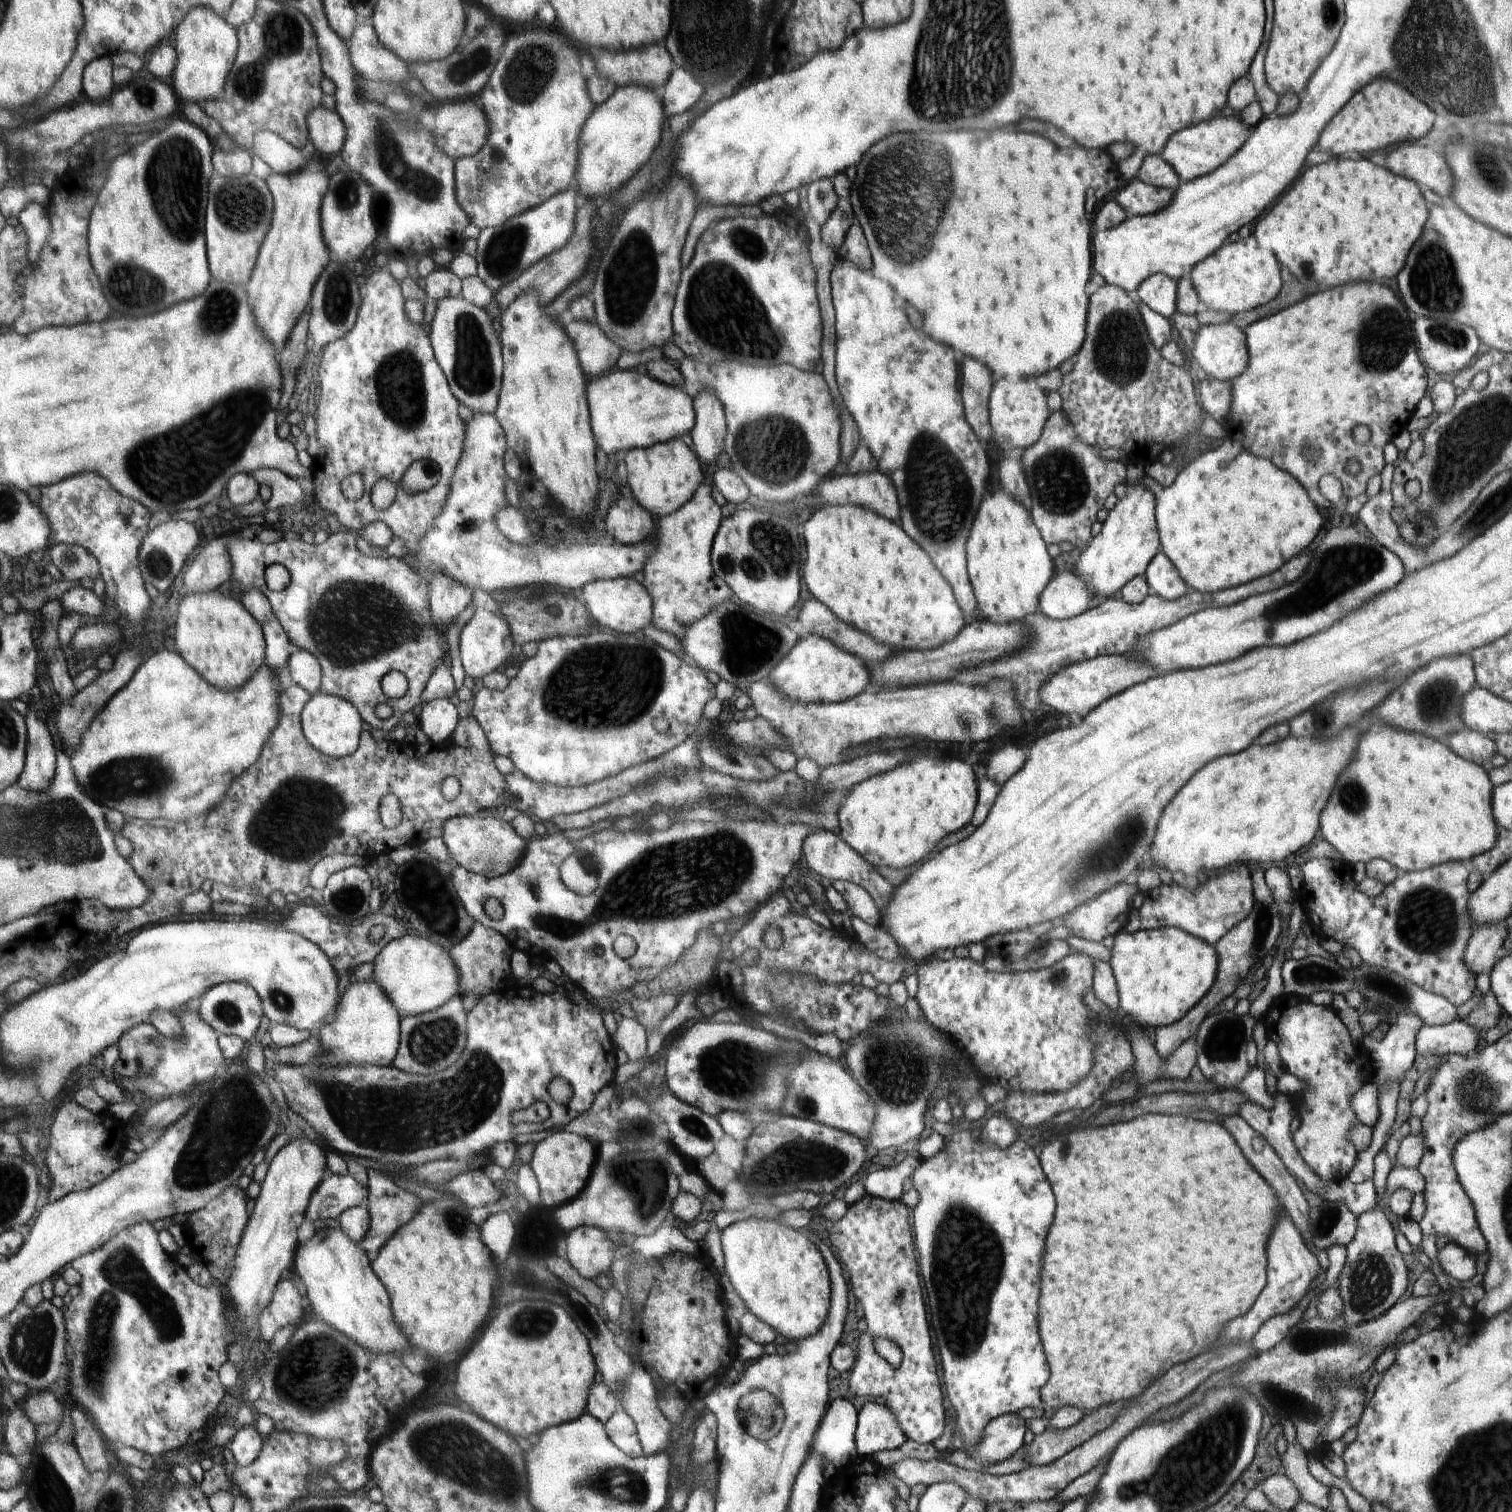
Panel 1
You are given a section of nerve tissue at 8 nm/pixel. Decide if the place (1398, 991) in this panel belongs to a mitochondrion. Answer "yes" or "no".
yes

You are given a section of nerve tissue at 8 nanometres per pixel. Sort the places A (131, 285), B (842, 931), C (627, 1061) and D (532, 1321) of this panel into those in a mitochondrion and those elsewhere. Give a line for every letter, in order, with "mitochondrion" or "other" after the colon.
A: mitochondrion
B: other
C: other
D: mitochondrion

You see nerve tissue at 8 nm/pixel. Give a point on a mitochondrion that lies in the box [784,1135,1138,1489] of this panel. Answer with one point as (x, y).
(967, 1255)

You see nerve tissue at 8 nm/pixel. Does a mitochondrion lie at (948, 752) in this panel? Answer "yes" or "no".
no

